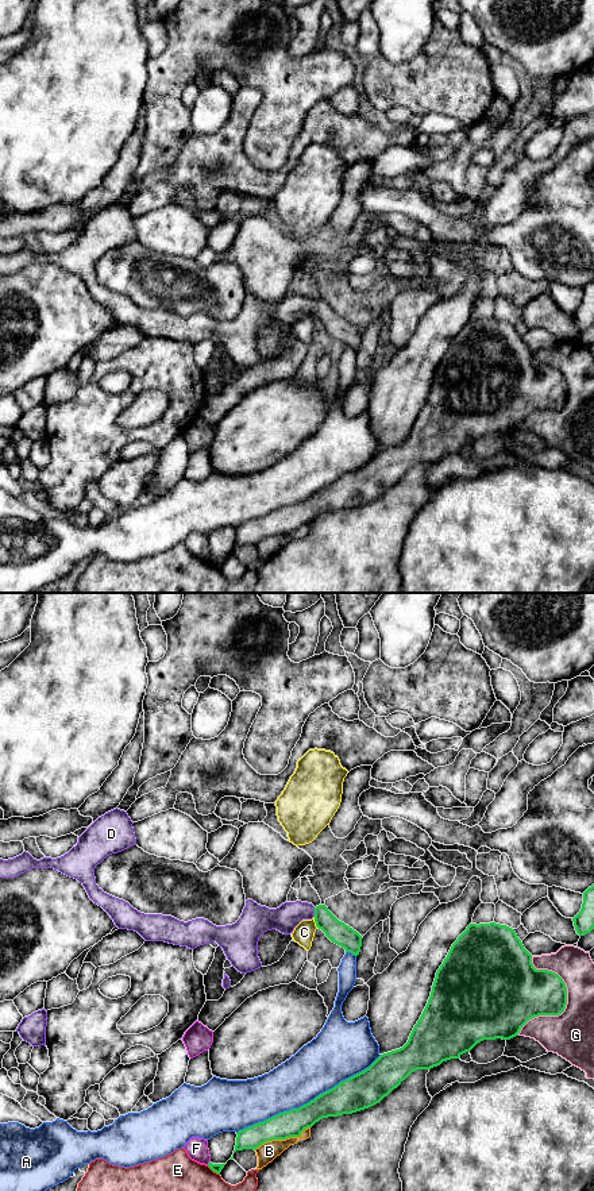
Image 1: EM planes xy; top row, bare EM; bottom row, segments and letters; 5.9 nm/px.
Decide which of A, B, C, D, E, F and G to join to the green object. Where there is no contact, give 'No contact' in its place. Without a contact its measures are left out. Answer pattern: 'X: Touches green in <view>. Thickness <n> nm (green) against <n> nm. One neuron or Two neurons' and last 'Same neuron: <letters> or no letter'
A: Touches green in xy. Thickness 200 nm (green) against 300 nm. Two neurons
B: Touches green in xy. Thickness 160 nm (green) against 110 nm. Two neurons
C: Touches green in xy. Thickness 140 nm (green) against 120 nm. Two neurons
D: Touches green in xy. Thickness 140 nm (green) against 160 nm. One neuron
E: Touches green in xy. Thickness 50 nm (green) against 460 nm. Two neurons
F: Touches green in xy. Thickness 50 nm (green) against 130 nm. Two neurons
G: Touches green in xy. Thickness 300 nm (green) against 280 nm. Two neurons
Same neuron: D

